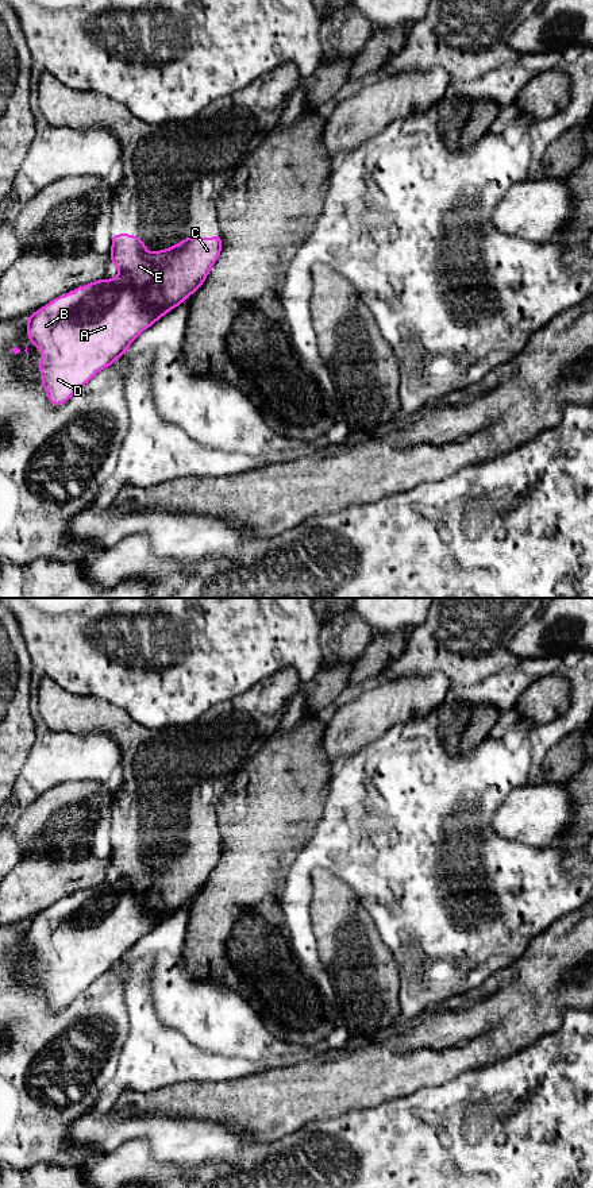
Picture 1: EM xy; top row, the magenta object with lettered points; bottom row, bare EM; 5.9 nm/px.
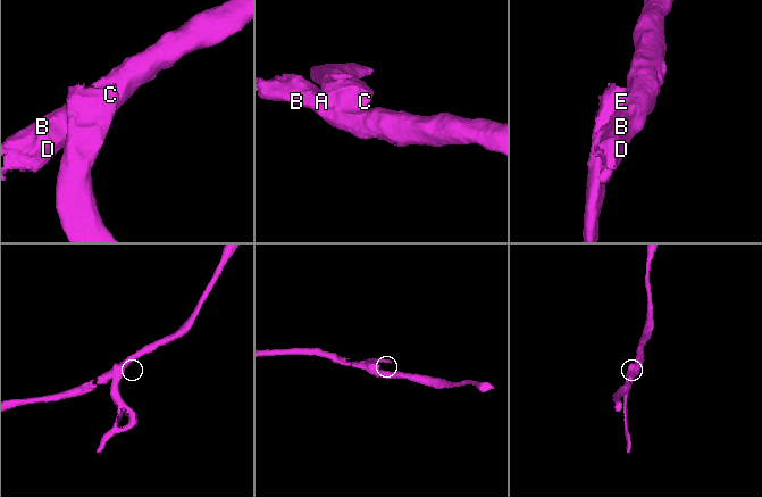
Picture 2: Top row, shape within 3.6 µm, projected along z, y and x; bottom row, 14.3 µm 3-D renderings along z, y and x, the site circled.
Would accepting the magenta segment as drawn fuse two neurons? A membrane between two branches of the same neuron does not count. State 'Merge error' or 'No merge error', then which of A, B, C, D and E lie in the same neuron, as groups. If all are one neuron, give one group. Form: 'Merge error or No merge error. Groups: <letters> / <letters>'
Merge error. Groups: A B D / C E

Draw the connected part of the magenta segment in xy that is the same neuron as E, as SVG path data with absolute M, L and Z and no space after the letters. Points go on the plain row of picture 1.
M111 838L111 846L111 869L126 878L136 895L147 895L151 906L157 907L165 919L203 891L223 852L222 838L215 838L211 844L203 840L193 844L192 840L186 840L178 849L172 849L166 855L155 855L153 859L136 840Z

